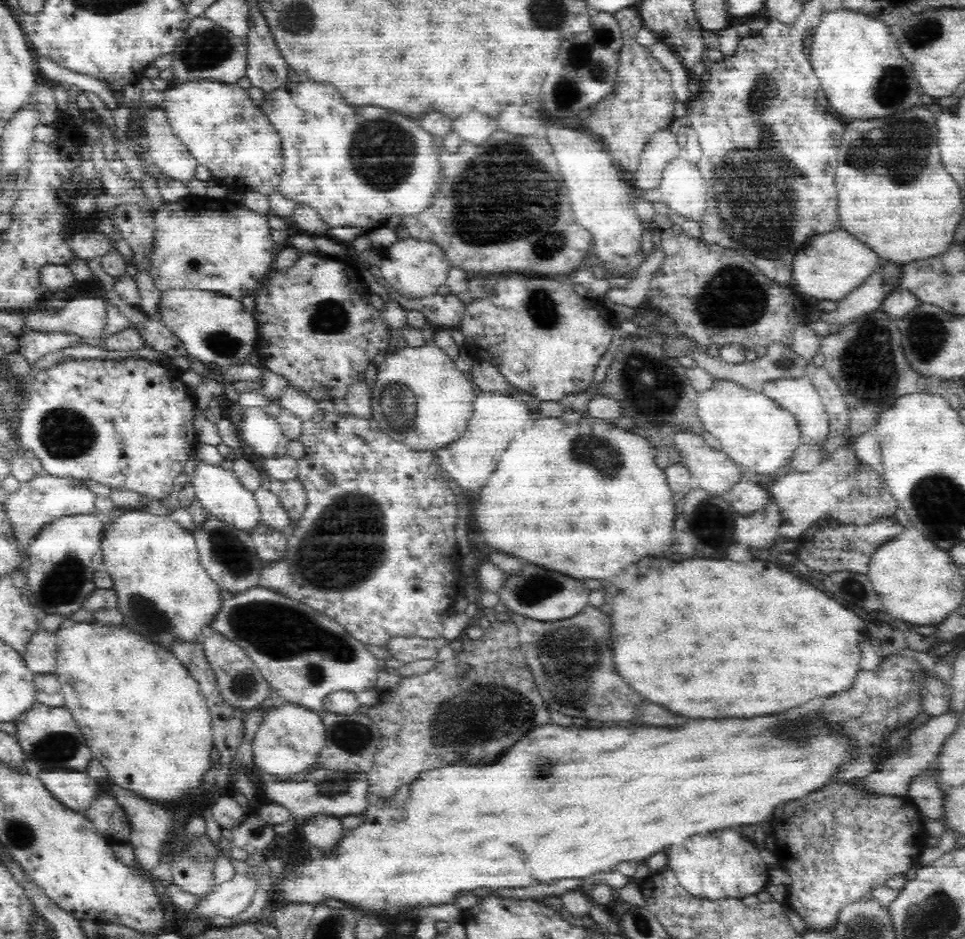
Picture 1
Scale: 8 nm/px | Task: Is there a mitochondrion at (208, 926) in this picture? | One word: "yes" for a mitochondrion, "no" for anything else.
no

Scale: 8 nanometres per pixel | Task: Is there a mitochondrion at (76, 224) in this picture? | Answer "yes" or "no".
no

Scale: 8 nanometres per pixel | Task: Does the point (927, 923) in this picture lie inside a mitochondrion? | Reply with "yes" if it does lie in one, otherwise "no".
yes

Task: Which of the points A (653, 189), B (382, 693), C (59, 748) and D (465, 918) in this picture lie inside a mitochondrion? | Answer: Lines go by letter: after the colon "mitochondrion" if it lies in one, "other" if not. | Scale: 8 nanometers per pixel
A: other
B: other
C: mitochondrion
D: other

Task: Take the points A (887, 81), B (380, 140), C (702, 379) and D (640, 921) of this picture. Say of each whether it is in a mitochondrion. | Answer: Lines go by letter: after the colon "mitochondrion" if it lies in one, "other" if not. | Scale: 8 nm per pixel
A: mitochondrion
B: mitochondrion
C: other
D: mitochondrion

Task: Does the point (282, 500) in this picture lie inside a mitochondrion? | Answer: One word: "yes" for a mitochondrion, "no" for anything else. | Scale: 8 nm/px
no

